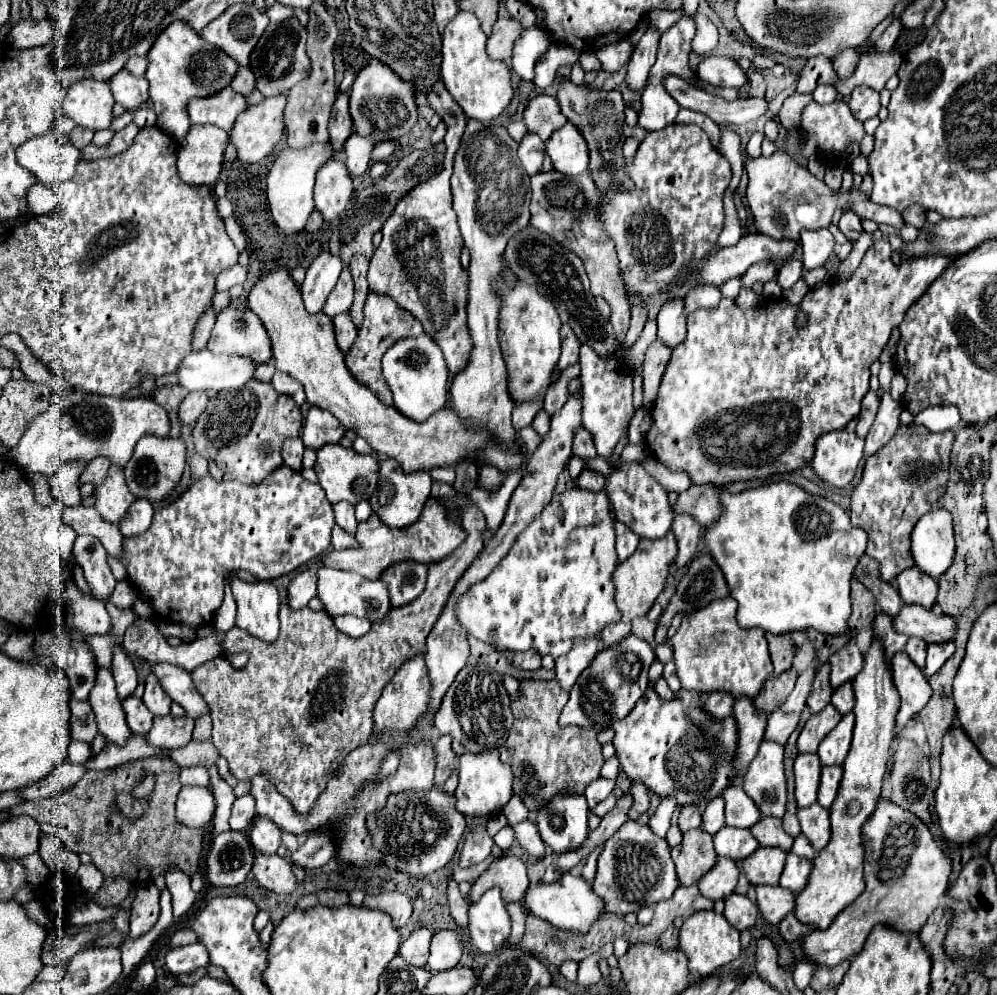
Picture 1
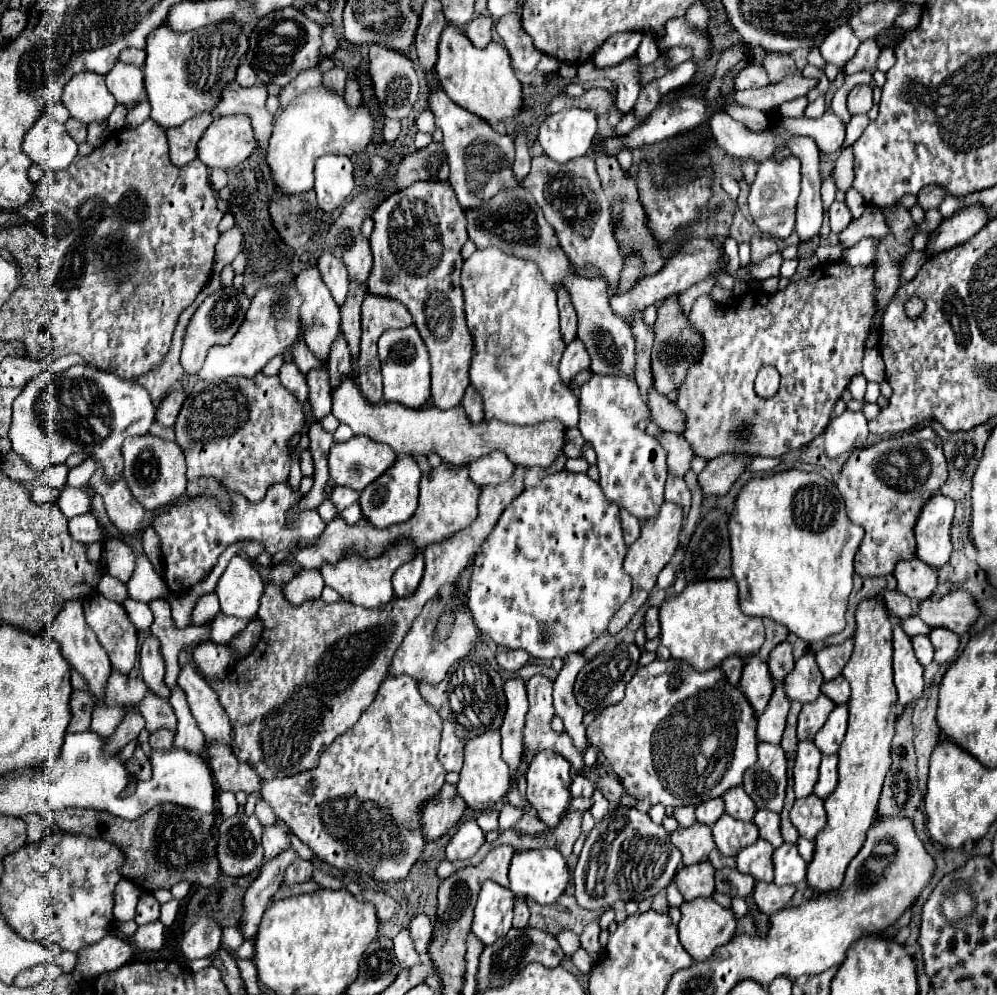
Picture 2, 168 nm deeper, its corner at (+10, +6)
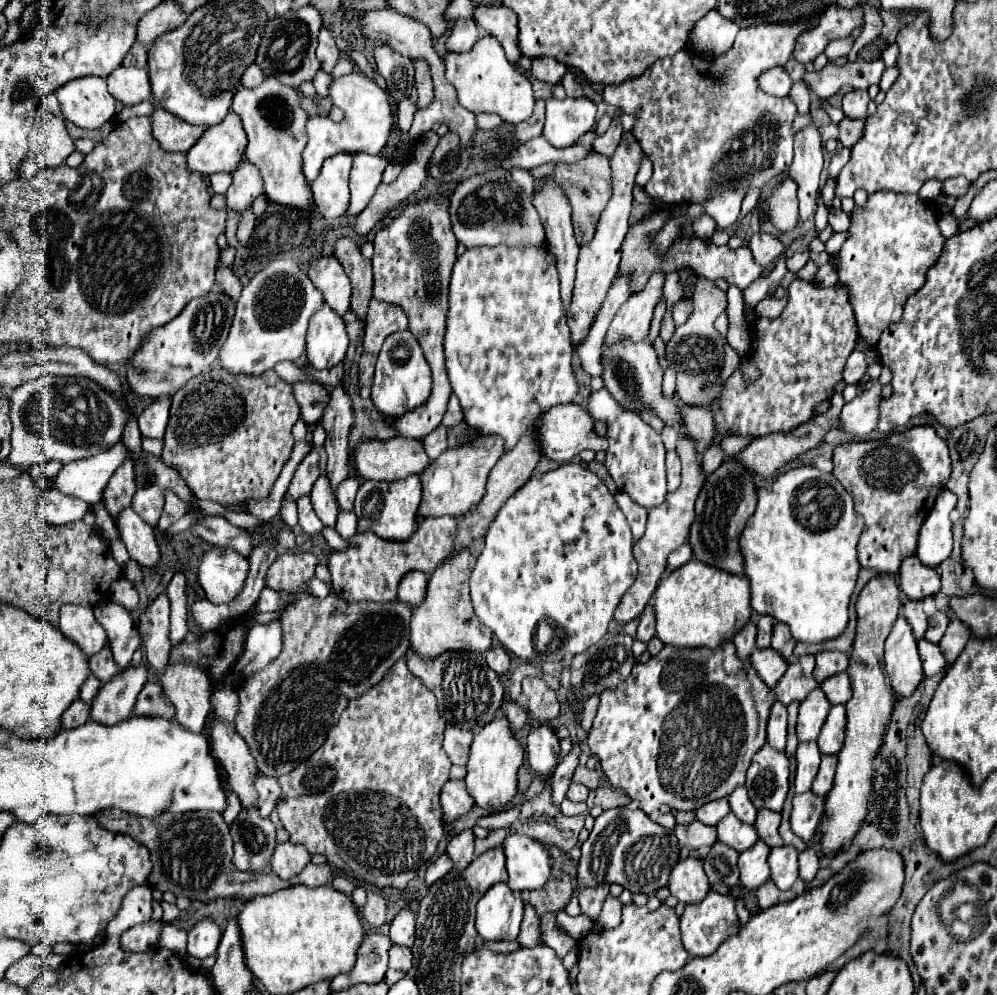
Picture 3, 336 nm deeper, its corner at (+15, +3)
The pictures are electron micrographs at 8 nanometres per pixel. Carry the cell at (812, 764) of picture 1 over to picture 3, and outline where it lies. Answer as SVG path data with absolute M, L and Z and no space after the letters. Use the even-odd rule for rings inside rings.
M801 742L797 746L797 772L795 772L795 792L803 794L811 790L811 784L817 776L819 762L821 762L821 752L815 742Z

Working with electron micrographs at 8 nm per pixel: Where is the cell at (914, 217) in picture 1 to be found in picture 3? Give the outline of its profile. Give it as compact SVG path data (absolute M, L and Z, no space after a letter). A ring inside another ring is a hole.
M957 176L957 178L947 178L947 180L943 180L943 184L941 184L941 192L943 192L945 196L951 196L951 198L963 196L963 194L967 192L967 188L969 188L969 182L965 182L965 178L961 178L961 176Z

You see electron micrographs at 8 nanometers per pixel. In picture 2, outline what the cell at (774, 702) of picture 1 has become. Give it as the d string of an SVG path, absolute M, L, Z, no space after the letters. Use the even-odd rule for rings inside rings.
M788 639L782 645L774 647L774 651L768 657L768 665L776 681L780 681L786 673L790 673L790 669L794 669L794 657L792 657L792 647Z

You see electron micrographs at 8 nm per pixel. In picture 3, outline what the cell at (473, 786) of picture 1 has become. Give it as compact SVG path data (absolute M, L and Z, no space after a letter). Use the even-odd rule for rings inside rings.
M497 718L489 722L471 744L469 760L467 760L467 792L473 798L475 806L489 808L489 806L503 806L511 802L517 794L517 770L523 764L523 746L515 740L515 736L509 730L509 724L505 718Z

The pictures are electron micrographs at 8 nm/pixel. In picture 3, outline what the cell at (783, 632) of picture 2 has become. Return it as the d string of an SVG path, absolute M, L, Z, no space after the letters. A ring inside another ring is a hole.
M761 616L757 620L757 648L769 648L775 620L769 616Z

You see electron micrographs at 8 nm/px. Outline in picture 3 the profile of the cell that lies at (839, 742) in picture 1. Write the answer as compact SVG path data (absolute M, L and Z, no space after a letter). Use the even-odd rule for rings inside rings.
M831 706L829 716L821 728L821 734L817 738L817 746L821 754L837 754L845 740L845 706Z

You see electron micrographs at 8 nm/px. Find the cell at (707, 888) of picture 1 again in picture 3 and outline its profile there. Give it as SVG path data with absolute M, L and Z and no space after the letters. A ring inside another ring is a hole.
M697 858L679 860L671 870L669 890L683 904L701 902L709 892L709 882L703 872L703 862Z

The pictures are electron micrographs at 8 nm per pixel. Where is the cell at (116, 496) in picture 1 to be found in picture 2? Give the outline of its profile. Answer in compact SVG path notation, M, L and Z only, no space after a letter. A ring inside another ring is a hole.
M92 477L92 483L96 491L102 495L106 513L110 521L114 523L114 527L122 531L122 535L140 535L142 521L144 521L144 509L130 495L126 481L120 477L114 485L106 485L100 479Z

